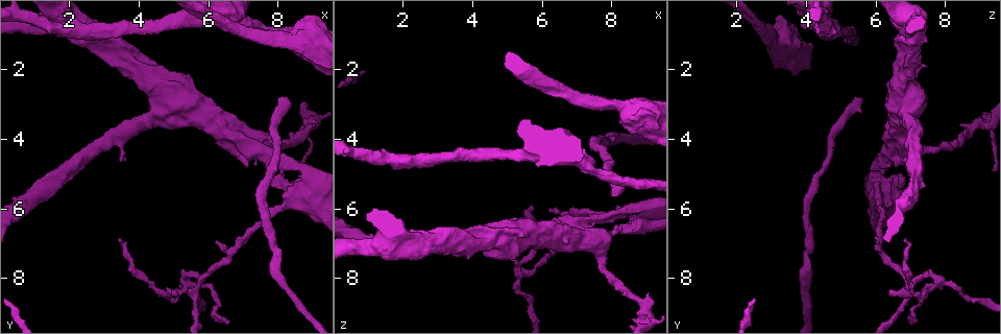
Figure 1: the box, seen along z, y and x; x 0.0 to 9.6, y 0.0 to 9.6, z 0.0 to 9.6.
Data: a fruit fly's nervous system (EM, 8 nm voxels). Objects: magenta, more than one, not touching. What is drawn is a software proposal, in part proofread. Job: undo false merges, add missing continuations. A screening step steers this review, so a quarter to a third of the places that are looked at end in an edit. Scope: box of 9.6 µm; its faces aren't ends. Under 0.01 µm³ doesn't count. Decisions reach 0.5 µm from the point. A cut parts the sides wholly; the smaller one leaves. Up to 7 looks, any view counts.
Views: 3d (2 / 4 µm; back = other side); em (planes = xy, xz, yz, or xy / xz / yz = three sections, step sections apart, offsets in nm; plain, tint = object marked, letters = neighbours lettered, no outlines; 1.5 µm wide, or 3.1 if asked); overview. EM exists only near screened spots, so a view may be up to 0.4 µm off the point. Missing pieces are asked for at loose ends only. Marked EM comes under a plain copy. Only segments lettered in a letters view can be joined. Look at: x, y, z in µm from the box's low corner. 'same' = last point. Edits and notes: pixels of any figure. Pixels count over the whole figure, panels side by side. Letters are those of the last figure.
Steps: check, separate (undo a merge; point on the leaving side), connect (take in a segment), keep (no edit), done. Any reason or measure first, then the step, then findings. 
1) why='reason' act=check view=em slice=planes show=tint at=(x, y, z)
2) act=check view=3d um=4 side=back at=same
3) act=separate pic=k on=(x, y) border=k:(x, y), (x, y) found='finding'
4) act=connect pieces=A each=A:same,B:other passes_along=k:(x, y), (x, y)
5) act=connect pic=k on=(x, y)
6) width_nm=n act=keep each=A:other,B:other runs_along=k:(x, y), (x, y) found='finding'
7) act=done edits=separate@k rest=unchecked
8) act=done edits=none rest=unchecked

why='long arm stops here' act=check view=em slice=yz step=8 show=letters at=(8.00, 2.90, 5.65)

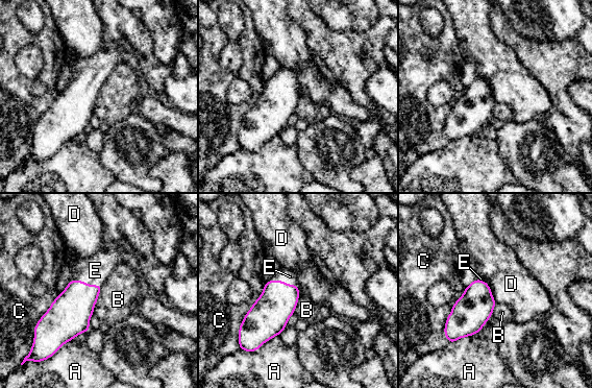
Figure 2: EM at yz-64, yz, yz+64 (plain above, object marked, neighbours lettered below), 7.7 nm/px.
why='another direction' act=check view=em slice=xy step=4 show=letters at=same

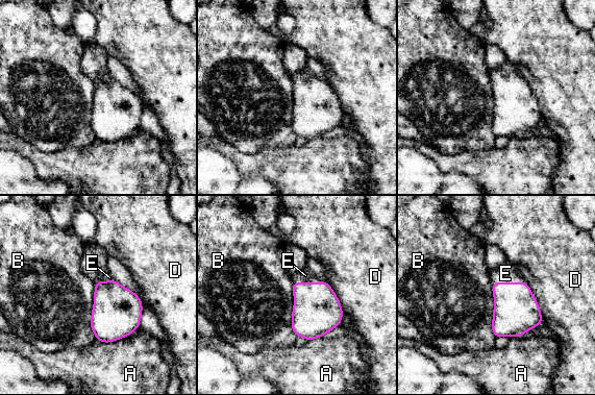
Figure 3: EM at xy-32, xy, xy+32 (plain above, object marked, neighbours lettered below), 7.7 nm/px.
act=connect pieces=E each=A:other,B:other,D:other,E:same found='it goes on there'

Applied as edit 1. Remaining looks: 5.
why='see it whole again' act=check view=overview

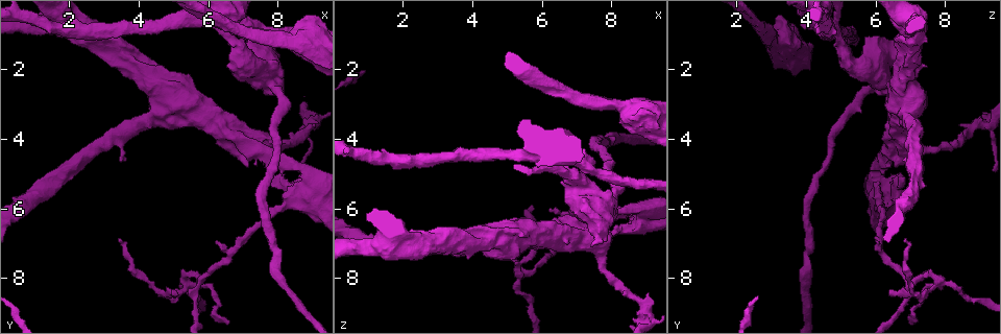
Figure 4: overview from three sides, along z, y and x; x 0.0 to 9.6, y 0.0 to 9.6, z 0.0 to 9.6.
why='looks like a crossing' act=check view=em slice=planes show=letters at=(5.30, 8.00, 7.75)

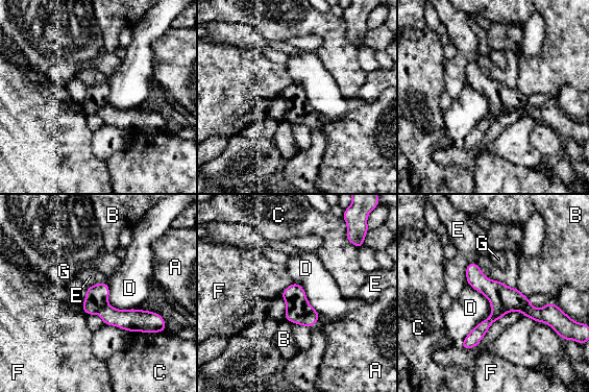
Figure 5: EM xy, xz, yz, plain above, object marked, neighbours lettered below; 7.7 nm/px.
width_nm=190 act=separate pic=5 on=(538, 315) each=A:other,B:other,C:other,D:other,E:other,F:other,G:other found='a second cell is stuck on'

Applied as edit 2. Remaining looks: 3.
act=done edits=connect@3,separate@5 rest=unchecked

